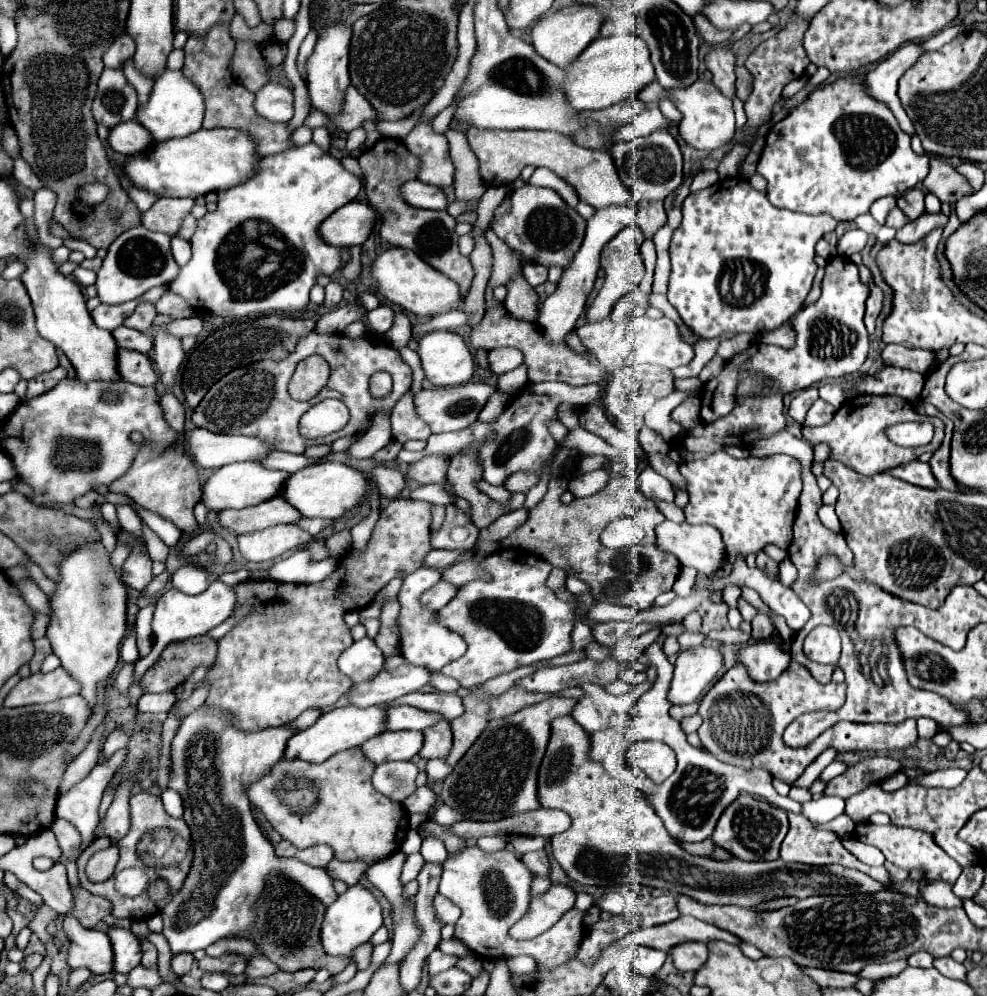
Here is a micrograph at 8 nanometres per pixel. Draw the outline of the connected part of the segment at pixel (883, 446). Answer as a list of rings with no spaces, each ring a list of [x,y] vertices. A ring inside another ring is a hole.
[[[856,395],[852,399],[848,399],[836,413],[834,419],[822,427],[812,427],[812,429],[804,429],[802,427],[802,435],[806,441],[810,441],[810,445],[816,443],[828,443],[832,449],[832,459],[844,463],[846,467],[862,473],[862,475],[876,475],[882,473],[886,469],[898,467],[902,463],[914,461],[918,459],[920,453],[924,451],[936,451],[944,439],[944,423],[936,417],[928,417],[928,421],[932,421],[934,425],[934,439],[924,445],[924,447],[900,447],[896,443],[892,443],[886,435],[886,429],[898,423],[906,423],[906,421],[924,421],[926,417],[922,417],[920,413],[916,413],[914,403],[912,401],[904,401],[904,397],[896,397],[896,395]]]

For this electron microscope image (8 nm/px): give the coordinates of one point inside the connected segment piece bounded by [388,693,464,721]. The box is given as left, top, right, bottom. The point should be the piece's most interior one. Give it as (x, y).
(449, 705)

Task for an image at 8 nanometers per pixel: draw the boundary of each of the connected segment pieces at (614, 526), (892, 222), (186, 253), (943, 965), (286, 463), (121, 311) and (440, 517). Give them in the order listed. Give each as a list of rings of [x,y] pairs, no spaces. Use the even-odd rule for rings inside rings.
[[[630,517],[616,519],[616,521],[608,523],[606,529],[602,531],[602,543],[606,547],[610,547],[610,549],[620,549],[620,547],[636,545],[642,539],[644,539],[644,531]]]
[[[894,207],[894,209],[888,213],[888,217],[886,217],[886,225],[888,225],[888,227],[894,227],[894,229],[904,227],[906,221],[908,221],[908,219],[902,215],[902,211],[900,211],[898,207]]]
[[[172,237],[172,255],[180,267],[186,265],[190,261],[190,243],[186,239]]]
[[[938,957],[938,959],[934,959],[934,967],[936,967],[942,975],[946,975],[946,977],[950,977],[950,979],[966,979],[966,969],[964,969],[964,965],[958,963],[958,961],[954,961],[952,957]]]
[[[272,451],[264,461],[256,461],[258,465],[266,465],[266,469],[280,469],[294,473],[306,465],[316,463],[316,459],[306,459],[304,455],[292,455],[292,453],[282,453],[282,451]]]
[[[126,301],[120,305],[98,305],[90,315],[100,329],[114,331],[116,327],[120,327],[124,323],[126,317],[130,317],[134,313],[136,305],[138,305],[138,301]]]
[[[433,504],[431,508],[432,522],[431,530],[436,531],[438,527],[441,527],[445,518],[445,506]]]

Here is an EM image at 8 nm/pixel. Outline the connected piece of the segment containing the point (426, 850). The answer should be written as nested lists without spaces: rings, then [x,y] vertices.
[[[424,835],[422,837],[422,849],[420,849],[420,853],[422,853],[422,857],[426,861],[432,861],[432,863],[444,863],[444,859],[448,855],[444,843],[438,837],[434,837],[434,835]]]

